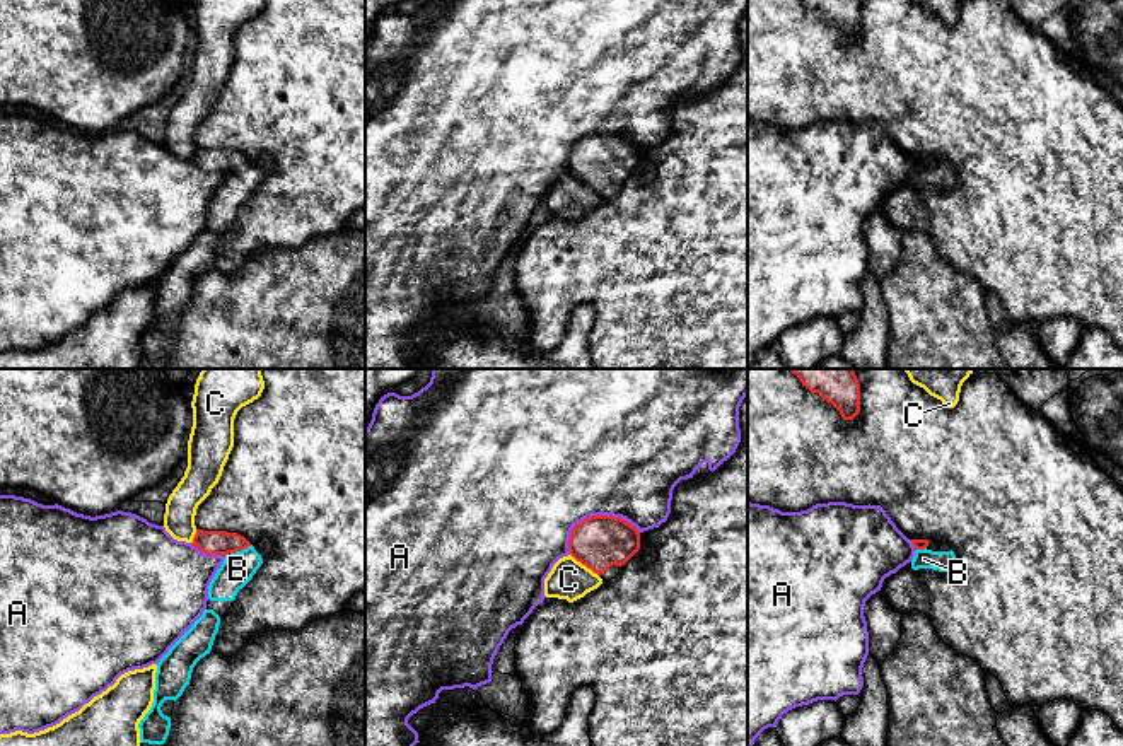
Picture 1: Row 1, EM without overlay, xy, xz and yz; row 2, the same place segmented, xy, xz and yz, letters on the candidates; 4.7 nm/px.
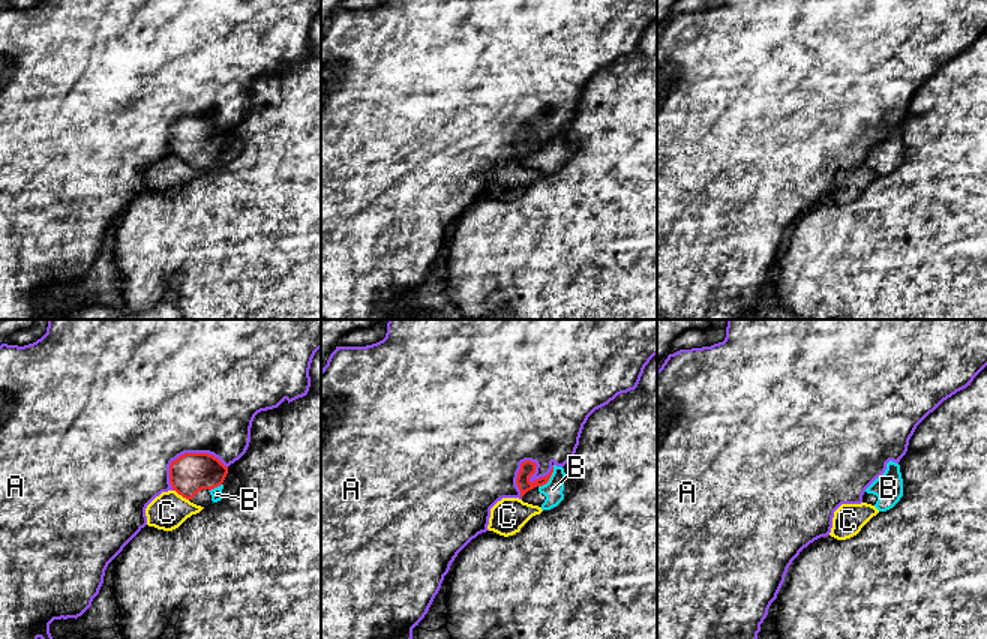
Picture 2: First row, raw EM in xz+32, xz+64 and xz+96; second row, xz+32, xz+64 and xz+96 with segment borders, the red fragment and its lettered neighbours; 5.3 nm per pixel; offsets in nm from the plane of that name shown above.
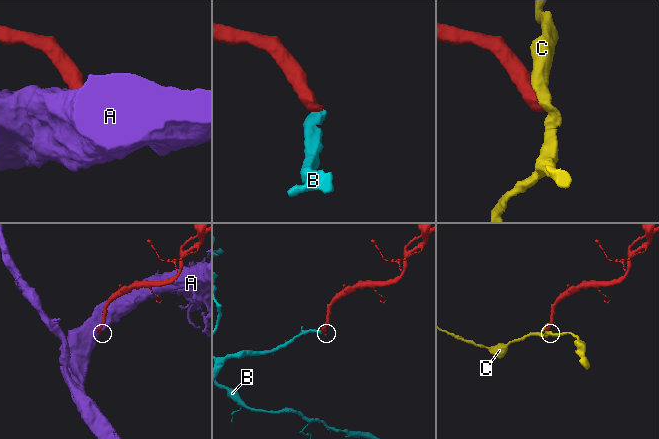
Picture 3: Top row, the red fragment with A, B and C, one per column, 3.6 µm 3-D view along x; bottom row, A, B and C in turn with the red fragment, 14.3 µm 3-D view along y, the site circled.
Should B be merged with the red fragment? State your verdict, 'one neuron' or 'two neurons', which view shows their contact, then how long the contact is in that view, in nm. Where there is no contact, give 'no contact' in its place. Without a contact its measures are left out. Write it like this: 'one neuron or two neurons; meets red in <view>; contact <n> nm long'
one neuron; meets red in xy; contact 110 nm long

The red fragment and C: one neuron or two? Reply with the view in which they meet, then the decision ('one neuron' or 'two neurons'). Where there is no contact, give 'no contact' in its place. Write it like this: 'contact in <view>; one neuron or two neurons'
contact in xz; two neurons

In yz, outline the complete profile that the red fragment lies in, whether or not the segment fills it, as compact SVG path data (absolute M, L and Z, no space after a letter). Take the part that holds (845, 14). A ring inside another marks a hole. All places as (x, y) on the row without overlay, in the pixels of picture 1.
M802 0L802 3L831 20L843 38L853 38L860 31L858 0Z

